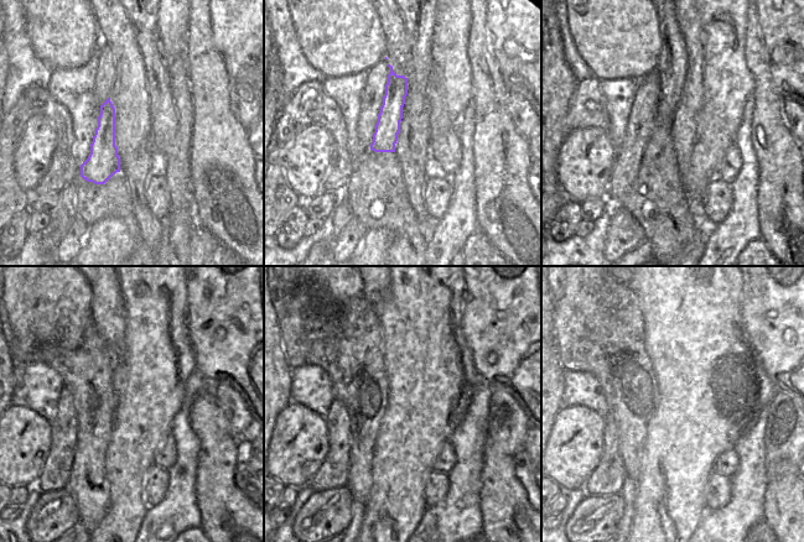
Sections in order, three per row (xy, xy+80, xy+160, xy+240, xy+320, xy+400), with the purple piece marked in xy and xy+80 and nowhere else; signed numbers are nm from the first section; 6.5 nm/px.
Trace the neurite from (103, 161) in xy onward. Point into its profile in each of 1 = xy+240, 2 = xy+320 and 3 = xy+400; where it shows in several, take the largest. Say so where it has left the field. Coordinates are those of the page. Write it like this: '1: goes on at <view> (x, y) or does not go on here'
1: goes on at xy+240 (107, 307)
2: goes on at xy+320 (374, 291)
3: does not go on here

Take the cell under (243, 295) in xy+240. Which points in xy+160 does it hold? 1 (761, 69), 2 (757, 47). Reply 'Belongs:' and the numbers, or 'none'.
Belongs: none

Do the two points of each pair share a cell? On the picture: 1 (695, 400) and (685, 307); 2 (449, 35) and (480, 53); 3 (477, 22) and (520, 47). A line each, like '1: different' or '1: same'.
1: same
2: different
3: different

